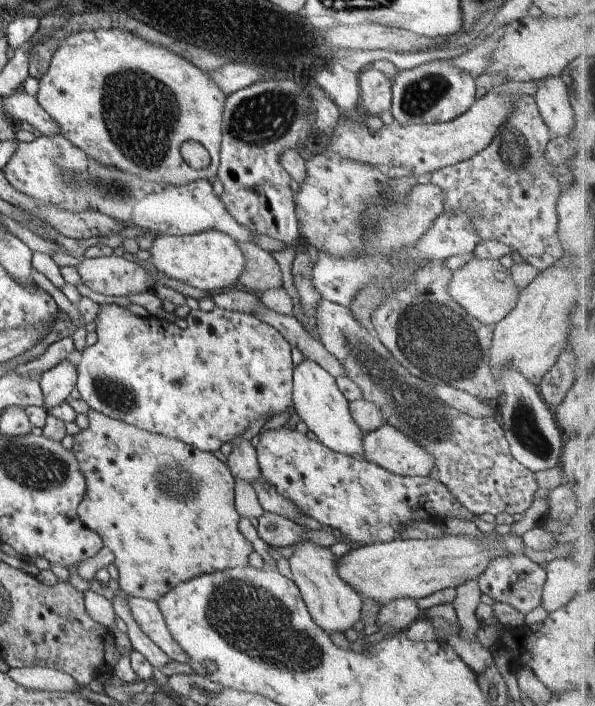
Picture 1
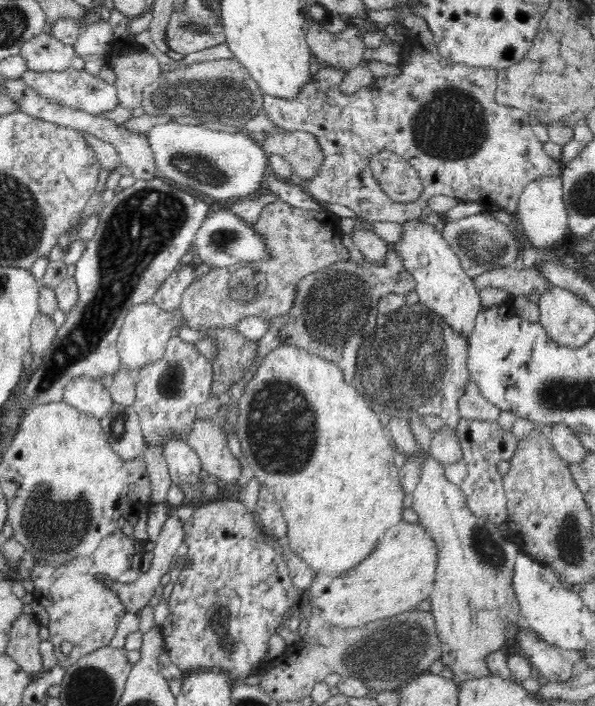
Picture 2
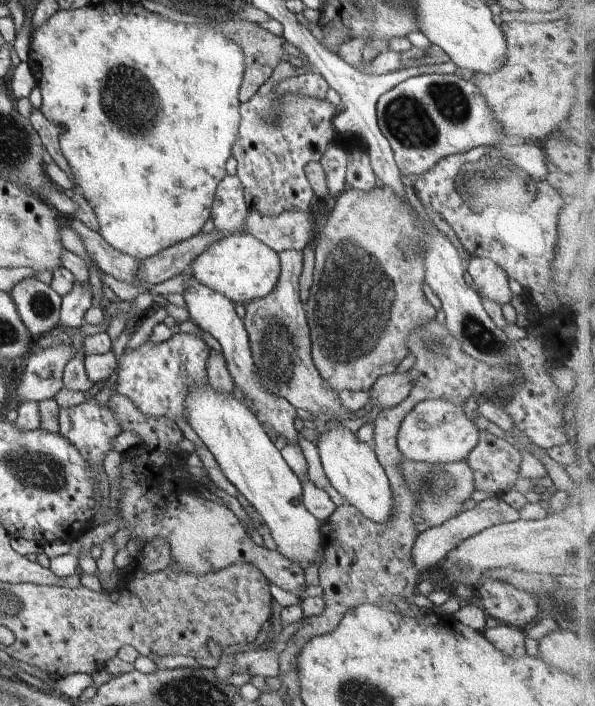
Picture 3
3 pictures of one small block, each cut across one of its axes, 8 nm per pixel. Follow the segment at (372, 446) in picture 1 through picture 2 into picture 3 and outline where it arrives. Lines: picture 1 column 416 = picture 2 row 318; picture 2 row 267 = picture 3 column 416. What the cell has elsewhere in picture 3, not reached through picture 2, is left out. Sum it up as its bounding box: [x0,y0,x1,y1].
[397,400,480,464]

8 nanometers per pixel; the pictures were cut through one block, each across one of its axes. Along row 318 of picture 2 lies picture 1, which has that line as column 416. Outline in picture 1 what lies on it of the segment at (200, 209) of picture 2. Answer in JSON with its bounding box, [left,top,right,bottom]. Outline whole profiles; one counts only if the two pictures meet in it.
[391,60,476,126]

